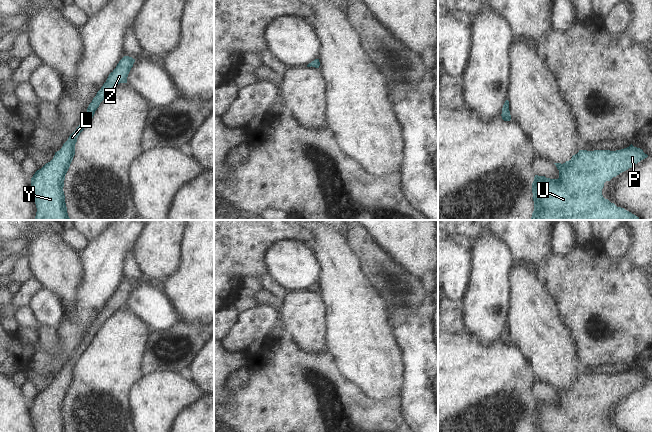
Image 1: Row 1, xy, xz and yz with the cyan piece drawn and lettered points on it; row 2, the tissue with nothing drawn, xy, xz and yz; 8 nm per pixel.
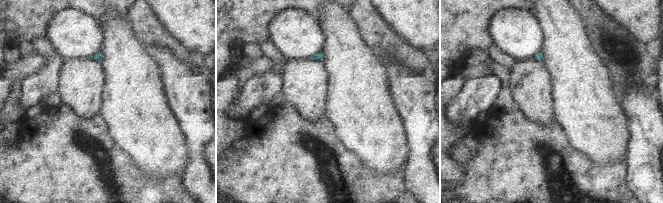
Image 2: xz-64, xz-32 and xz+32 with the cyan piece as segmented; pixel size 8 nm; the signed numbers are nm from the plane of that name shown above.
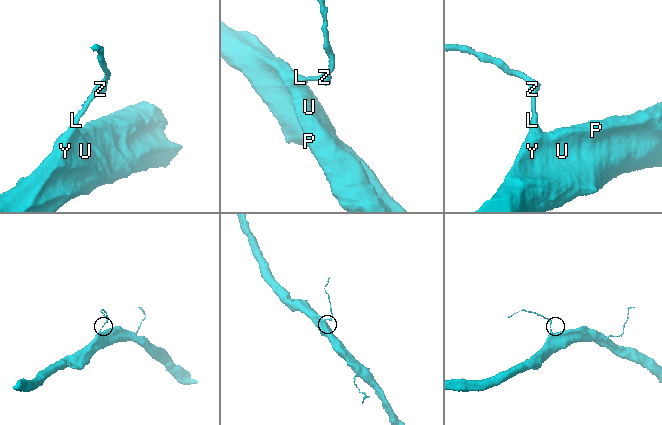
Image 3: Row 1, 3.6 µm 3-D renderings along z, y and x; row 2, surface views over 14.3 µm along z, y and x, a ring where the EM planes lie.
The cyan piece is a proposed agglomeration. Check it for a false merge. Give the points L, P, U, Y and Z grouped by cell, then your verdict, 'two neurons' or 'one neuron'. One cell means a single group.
L P U Y Z; one neuron

